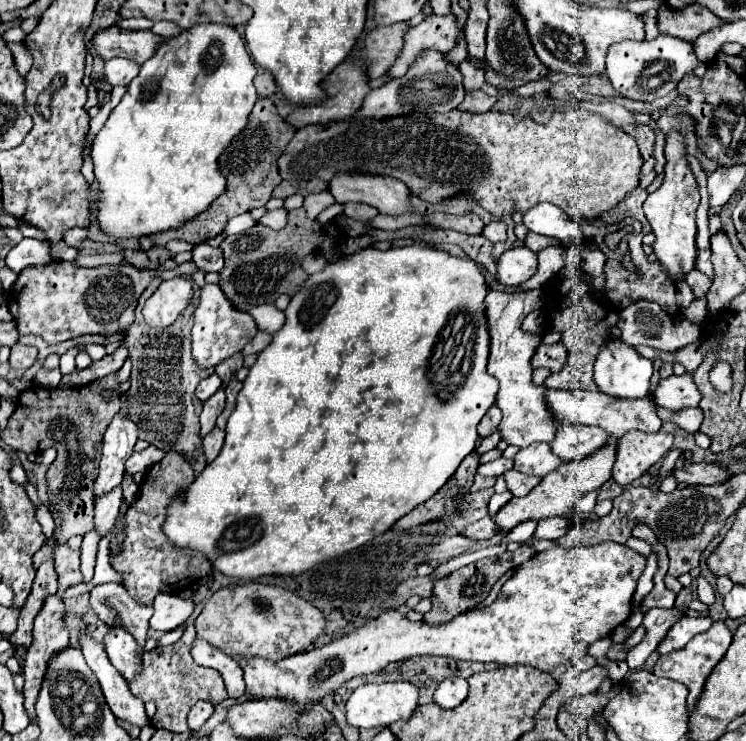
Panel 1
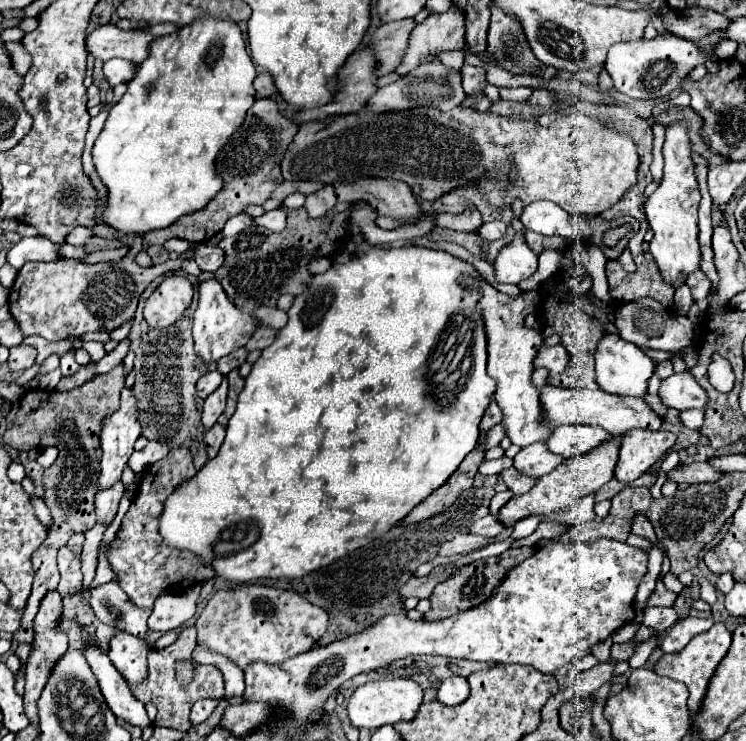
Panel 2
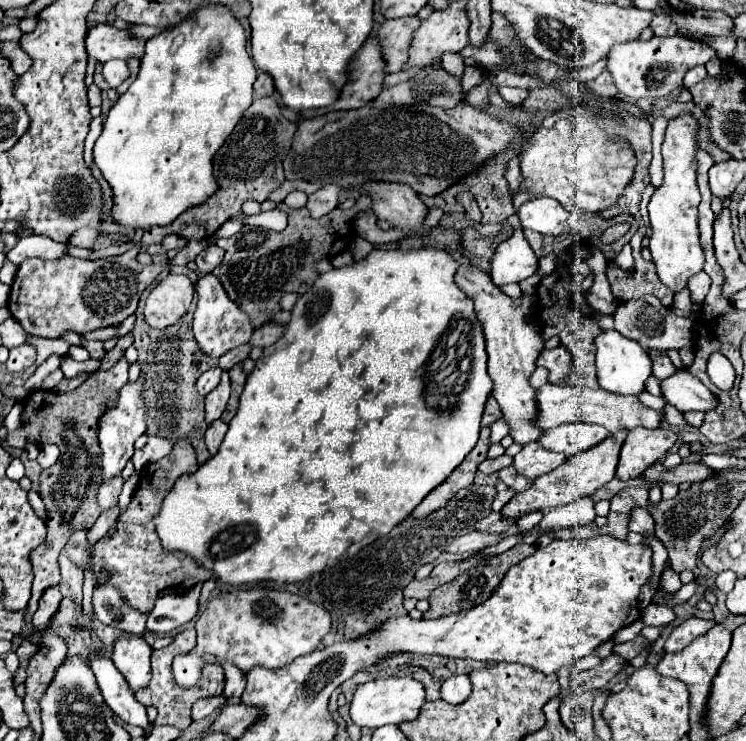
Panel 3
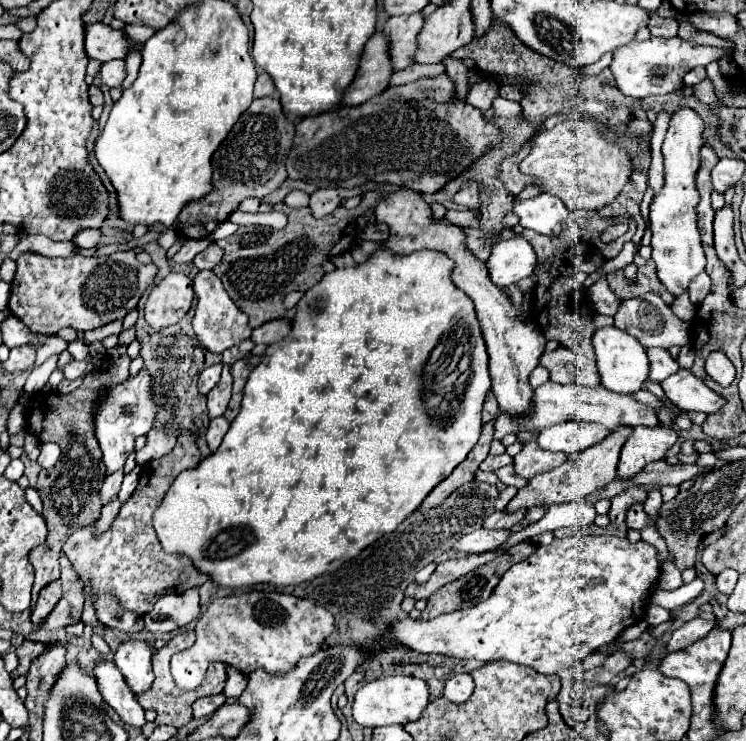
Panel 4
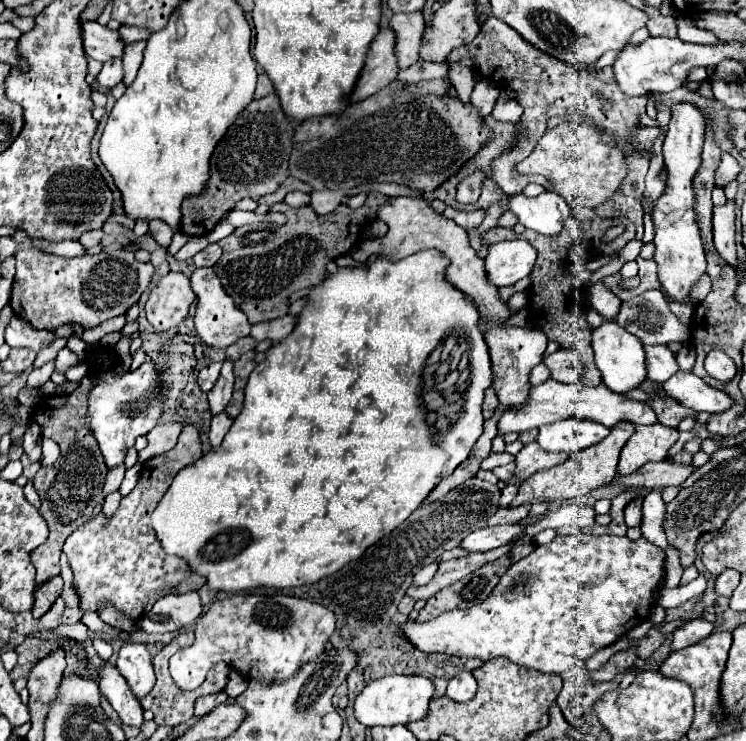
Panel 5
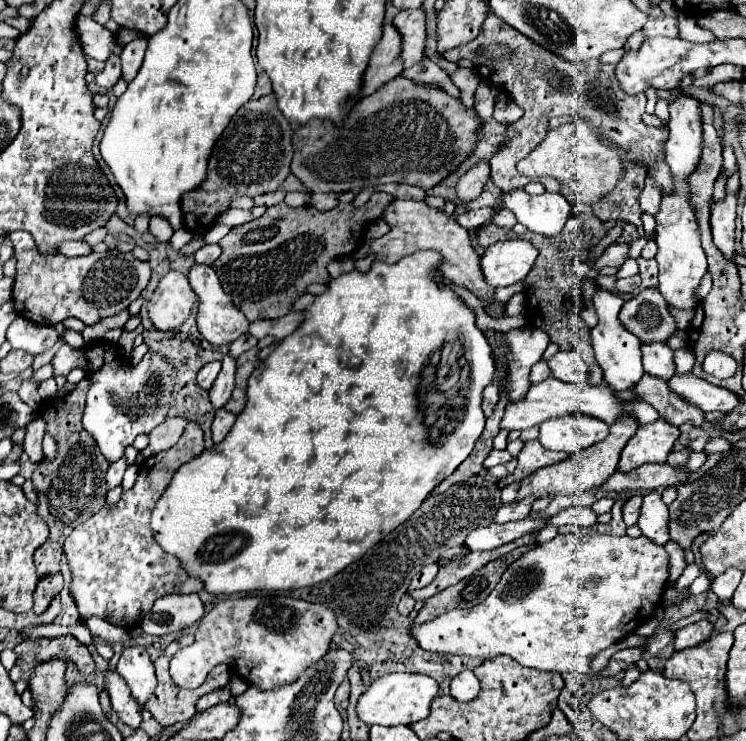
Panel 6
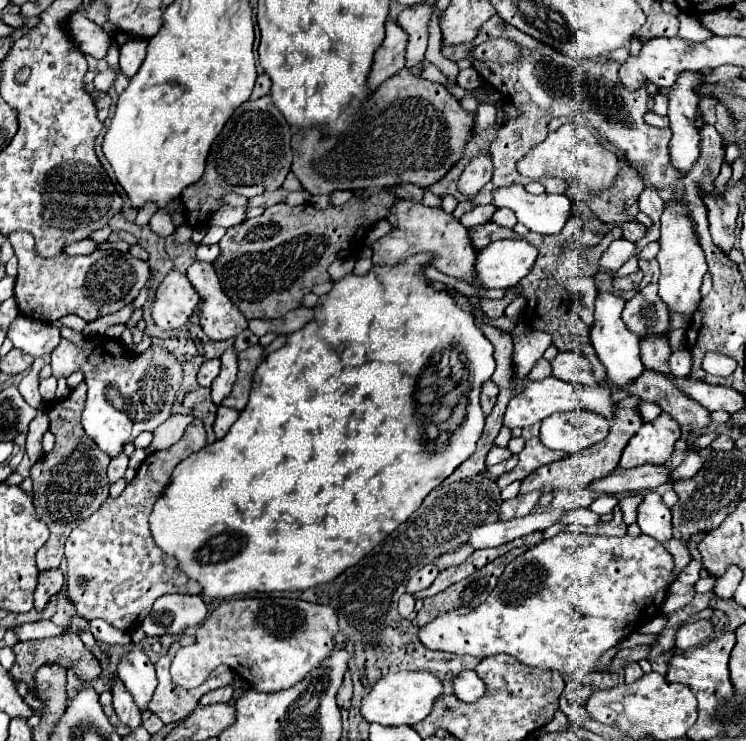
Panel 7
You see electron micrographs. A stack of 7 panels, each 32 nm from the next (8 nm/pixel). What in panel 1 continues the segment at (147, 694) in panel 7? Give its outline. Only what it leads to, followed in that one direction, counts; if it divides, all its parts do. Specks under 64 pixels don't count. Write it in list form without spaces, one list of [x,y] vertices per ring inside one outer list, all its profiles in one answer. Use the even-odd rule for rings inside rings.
[[[114,624],[104,636],[104,650],[114,664],[114,668],[130,682],[142,672],[142,654],[136,652],[134,638],[126,632],[124,626]]]

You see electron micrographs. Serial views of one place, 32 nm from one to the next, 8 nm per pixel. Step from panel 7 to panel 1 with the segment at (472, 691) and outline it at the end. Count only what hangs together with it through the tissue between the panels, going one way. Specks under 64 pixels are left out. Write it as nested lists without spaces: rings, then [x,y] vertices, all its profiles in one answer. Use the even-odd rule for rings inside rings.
[[[446,678],[434,692],[434,704],[444,710],[452,710],[468,696],[468,682],[464,678]]]

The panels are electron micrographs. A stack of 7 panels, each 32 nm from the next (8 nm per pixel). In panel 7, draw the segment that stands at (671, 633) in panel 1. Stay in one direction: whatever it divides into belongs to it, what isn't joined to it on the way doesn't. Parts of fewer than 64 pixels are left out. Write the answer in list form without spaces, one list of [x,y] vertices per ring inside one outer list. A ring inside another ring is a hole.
[[[698,620],[692,624],[684,624],[676,632],[676,648],[688,650],[704,644],[712,636],[712,622],[710,620]]]

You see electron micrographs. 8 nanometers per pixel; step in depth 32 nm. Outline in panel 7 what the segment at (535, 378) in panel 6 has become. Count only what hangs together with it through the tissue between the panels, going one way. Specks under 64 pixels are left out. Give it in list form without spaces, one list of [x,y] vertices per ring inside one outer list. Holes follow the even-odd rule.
[[[538,360],[538,364],[530,370],[530,374],[528,374],[528,380],[544,380],[544,378],[548,378],[552,372],[550,372],[550,366],[548,366],[548,360]]]

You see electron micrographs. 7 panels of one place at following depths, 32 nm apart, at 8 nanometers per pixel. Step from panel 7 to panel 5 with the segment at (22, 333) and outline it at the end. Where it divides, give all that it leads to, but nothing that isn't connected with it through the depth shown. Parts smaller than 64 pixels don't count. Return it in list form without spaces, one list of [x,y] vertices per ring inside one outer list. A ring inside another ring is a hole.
[[[12,318],[4,330],[4,340],[10,348],[30,348],[34,352],[42,350],[44,346],[48,346],[54,338],[54,332],[46,332],[46,330],[32,330],[32,326],[28,326],[28,322],[24,322],[22,318]]]

